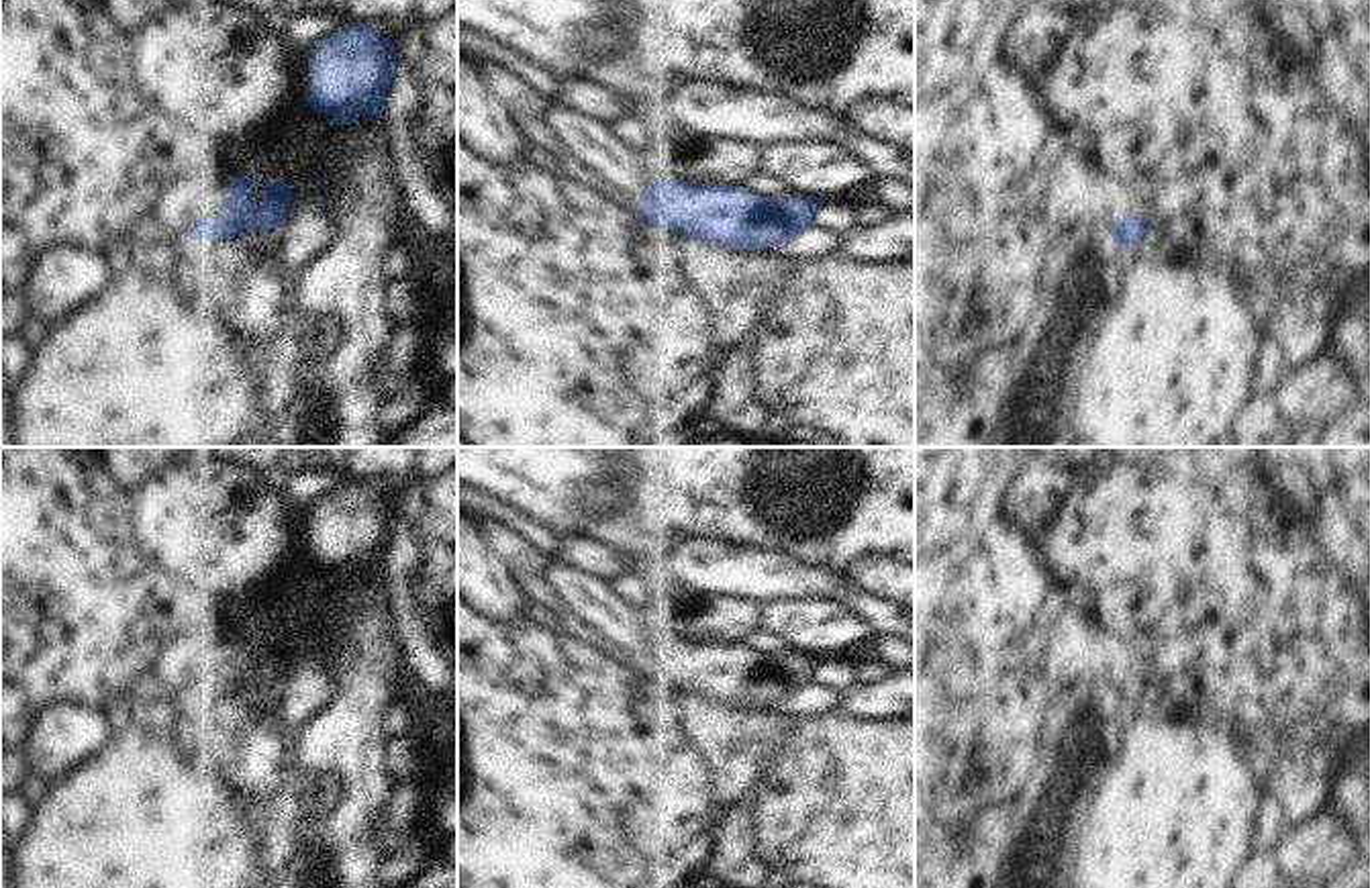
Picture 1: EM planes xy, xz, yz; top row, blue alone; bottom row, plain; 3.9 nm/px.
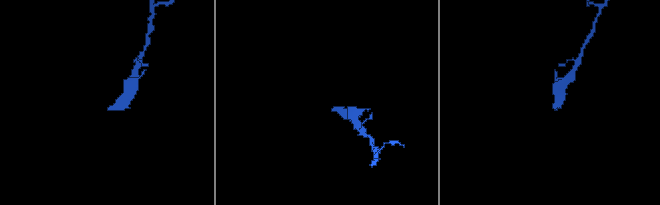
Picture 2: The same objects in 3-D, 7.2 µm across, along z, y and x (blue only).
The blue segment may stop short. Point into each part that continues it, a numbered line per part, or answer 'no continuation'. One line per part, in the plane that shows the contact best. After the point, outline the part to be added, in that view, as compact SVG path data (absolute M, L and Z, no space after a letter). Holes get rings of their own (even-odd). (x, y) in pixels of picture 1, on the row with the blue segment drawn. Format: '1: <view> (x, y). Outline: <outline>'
1: xy (188, 199). Outline: M180 178L165 184L145 218L151 257L167 261L186 237L186 225L200 216L216 216L223 208L223 178Z

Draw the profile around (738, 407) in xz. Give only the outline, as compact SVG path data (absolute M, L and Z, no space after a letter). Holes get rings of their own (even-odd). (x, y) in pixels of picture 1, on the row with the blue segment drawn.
M757 335L727 353L715 376L708 429L762 439L774 412L760 392Z

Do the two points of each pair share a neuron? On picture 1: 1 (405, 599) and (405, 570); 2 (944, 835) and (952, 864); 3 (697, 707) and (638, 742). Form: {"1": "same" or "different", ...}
{"1": "same", "2": "same", "3": "different"}

